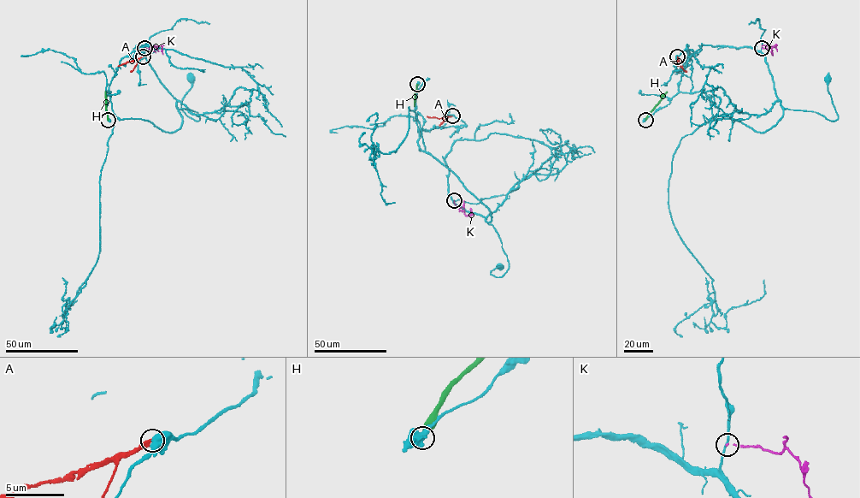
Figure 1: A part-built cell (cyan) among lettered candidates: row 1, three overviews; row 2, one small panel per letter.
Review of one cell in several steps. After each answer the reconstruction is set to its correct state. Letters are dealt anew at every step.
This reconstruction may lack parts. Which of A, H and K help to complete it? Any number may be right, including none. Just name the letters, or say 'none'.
none

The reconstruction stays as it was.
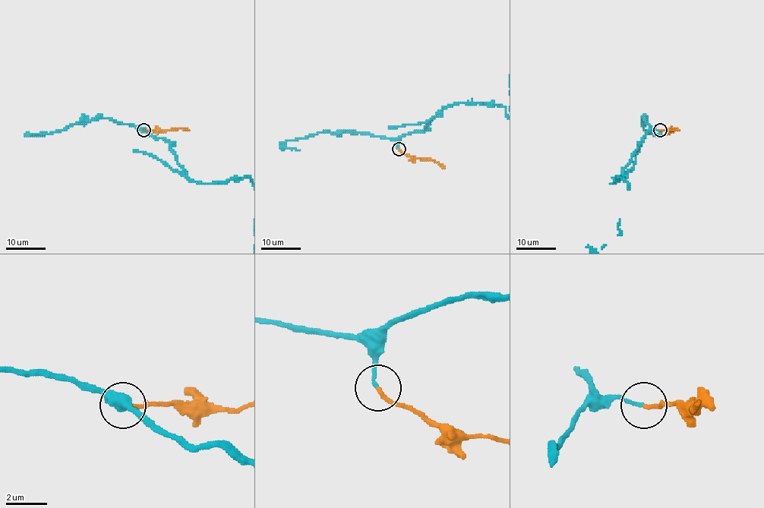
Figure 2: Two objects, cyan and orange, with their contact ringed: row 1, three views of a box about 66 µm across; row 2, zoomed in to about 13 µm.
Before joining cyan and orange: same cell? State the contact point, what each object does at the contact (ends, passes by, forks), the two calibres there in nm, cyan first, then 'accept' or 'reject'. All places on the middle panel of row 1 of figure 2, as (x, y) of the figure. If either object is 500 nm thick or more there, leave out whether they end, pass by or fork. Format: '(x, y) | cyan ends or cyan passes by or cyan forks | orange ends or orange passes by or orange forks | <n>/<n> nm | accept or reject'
(399, 149) | cyan ends | orange ends | 160/180 nm | accept

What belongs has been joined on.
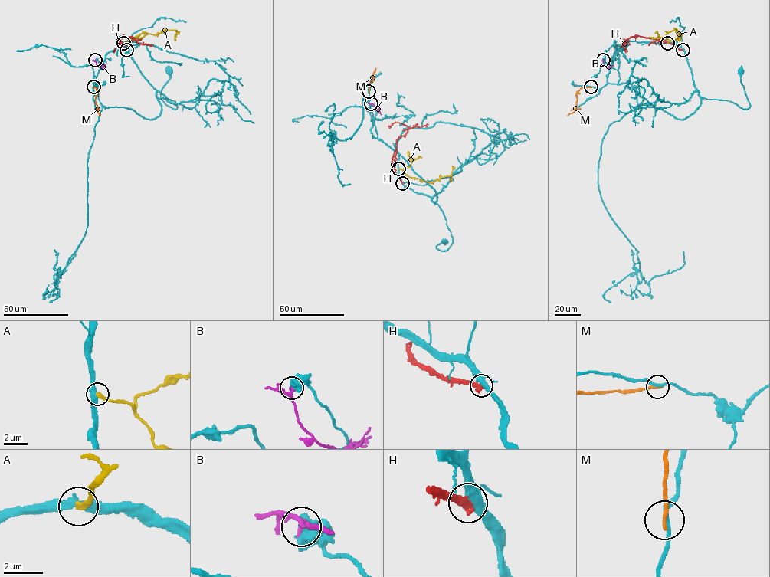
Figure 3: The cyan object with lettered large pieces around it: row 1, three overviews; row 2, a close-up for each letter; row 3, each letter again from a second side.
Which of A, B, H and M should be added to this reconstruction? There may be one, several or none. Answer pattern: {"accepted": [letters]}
{"accepted": []}

